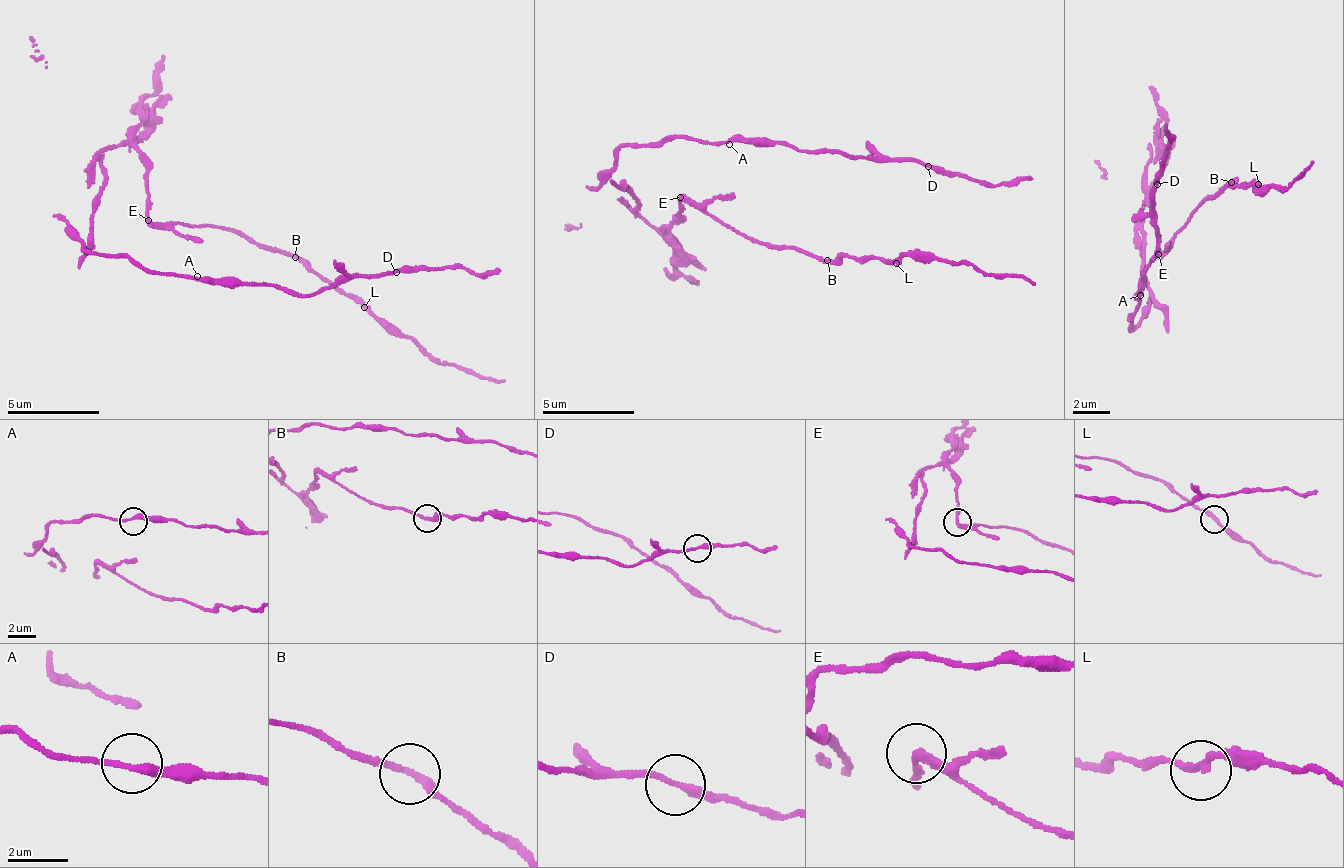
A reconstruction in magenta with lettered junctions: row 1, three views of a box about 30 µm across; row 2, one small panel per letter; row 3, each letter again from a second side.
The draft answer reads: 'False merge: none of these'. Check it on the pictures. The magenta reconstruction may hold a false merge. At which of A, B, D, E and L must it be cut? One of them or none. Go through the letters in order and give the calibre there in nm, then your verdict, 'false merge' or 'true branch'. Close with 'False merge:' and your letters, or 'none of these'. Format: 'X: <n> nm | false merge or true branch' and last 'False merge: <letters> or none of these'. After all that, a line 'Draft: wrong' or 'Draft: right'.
A: 240 nm | true branch
B: 240 nm | true branch
D: 240 nm | true branch
E: 220 nm | false merge
L: 200 nm | true branch
False merge: E
Draft: wrong

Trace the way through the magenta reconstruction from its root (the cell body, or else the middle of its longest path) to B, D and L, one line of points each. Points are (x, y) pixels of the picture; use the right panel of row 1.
B: (1146, 229), (1145, 193), (1164, 254), (1191, 212), (1231, 182)
D: (1146, 229), (1146, 277), (1155, 310), (1132, 328), (1140, 271), (1158, 254), (1157, 184)
L: (1146, 229), (1145, 193), (1164, 254), (1173, 232), (1222, 183), (1258, 184)

